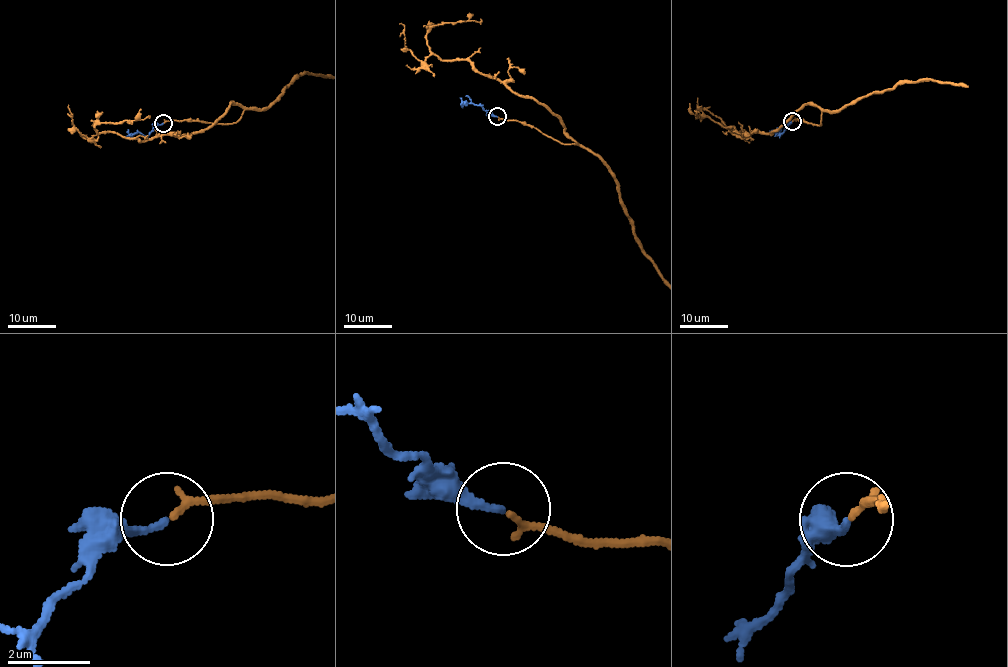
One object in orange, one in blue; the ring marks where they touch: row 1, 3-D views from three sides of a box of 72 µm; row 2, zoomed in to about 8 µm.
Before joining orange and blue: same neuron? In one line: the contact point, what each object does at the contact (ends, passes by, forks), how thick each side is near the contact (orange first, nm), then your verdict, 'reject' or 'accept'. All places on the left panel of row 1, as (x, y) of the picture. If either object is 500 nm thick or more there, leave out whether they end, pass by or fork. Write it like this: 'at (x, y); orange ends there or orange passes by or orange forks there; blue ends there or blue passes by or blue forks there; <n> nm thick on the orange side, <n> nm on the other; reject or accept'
at (163, 123); orange ends there; blue ends there; 170 nm thick on the orange side, 180 nm on the other; accept

